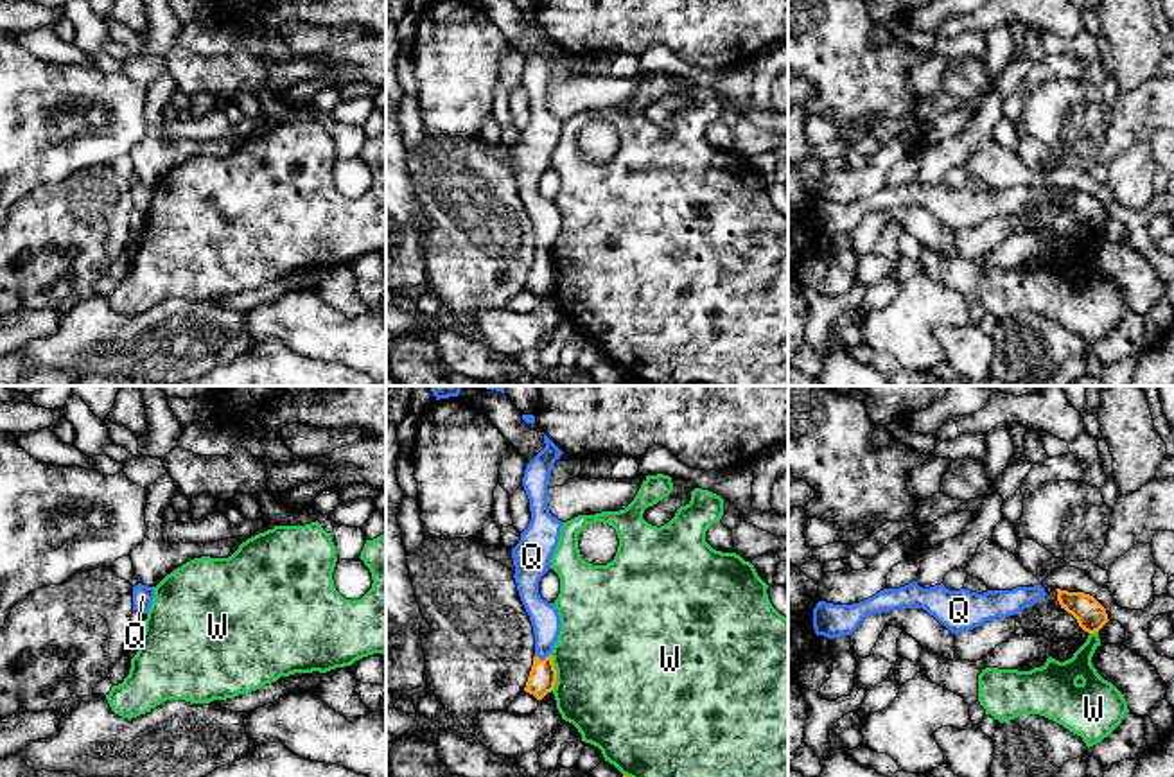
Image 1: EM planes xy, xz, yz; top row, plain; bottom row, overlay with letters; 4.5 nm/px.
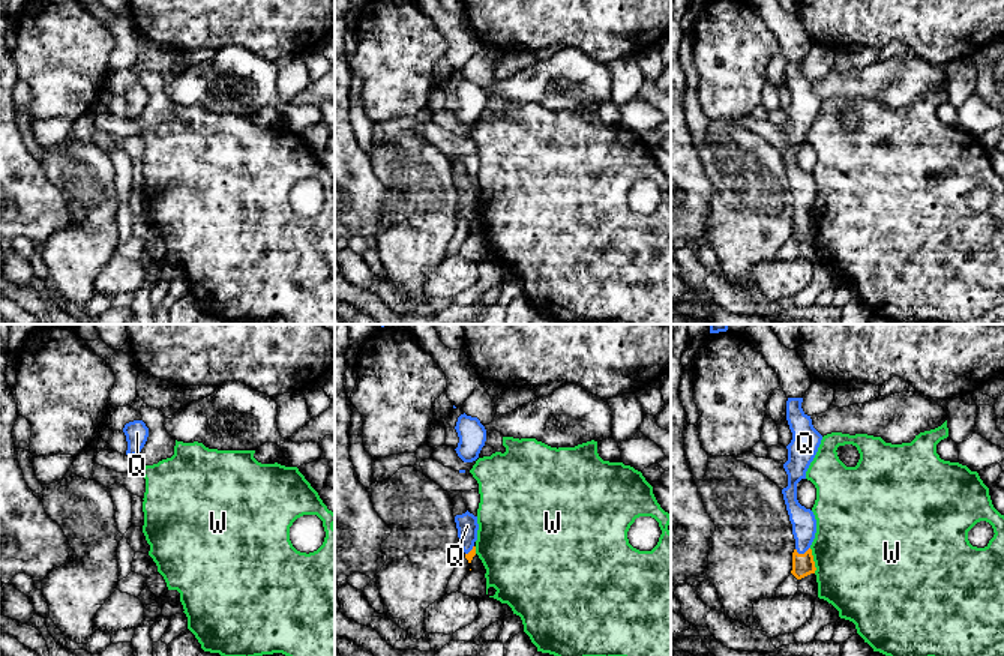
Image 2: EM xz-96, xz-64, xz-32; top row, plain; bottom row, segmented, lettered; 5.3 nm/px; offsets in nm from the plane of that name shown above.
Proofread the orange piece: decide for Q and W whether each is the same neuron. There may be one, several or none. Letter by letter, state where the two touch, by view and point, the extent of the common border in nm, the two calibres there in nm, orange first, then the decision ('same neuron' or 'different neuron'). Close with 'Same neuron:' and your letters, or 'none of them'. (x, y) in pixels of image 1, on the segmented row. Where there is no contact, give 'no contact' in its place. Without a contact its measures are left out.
Q: meets orange in xz at (544, 659); contact 70 nm long; 130 nm thick on the orange side, 130 nm on the other; same neuron
W: meets orange in xz at (555, 673); contact 160 nm long; 130 nm thick on the orange side, 500 nm on the other; different neuron
Same neuron: Q

